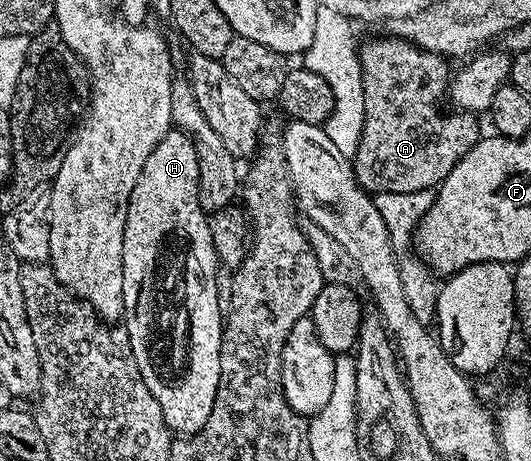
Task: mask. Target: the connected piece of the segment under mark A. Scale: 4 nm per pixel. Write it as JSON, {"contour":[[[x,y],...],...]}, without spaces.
{"contour":[[[395,42],[399,44],[367,44],[362,45],[360,53],[360,63],[363,65],[364,73],[371,74],[375,72],[375,76],[368,75],[366,77],[363,89],[365,90],[365,122],[363,123],[363,133],[361,134],[359,148],[353,157],[355,164],[354,175],[362,187],[369,190],[425,190],[433,188],[443,183],[443,179],[449,174],[449,170],[453,170],[453,166],[457,166],[459,159],[468,152],[481,138],[479,132],[479,124],[474,115],[471,114],[455,114],[459,116],[439,116],[439,108],[435,103],[439,99],[444,99],[445,93],[449,88],[449,71],[447,72],[447,64],[442,55],[437,52],[428,52],[418,45],[410,42]]]}

